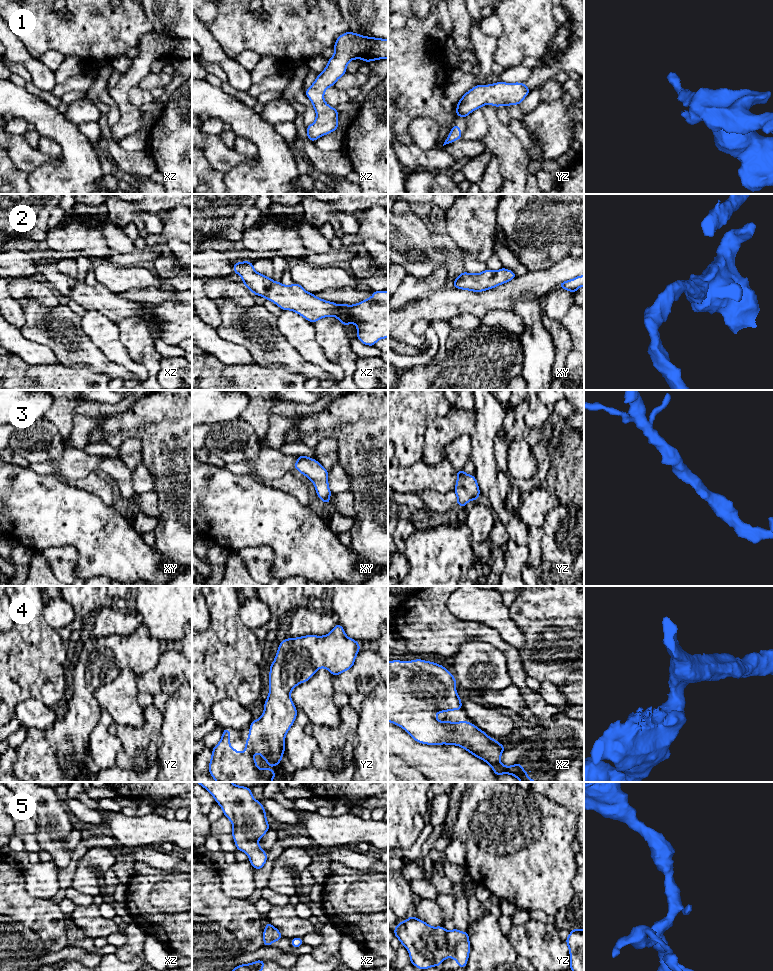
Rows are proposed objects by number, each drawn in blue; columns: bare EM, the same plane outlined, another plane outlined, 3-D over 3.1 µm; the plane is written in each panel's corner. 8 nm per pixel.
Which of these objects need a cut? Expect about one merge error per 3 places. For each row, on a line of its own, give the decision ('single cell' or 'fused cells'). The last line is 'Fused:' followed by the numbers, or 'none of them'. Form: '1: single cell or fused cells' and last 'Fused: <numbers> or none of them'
1: single cell
2: single cell
3: single cell
4: single cell
5: single cell
Fused: none of them

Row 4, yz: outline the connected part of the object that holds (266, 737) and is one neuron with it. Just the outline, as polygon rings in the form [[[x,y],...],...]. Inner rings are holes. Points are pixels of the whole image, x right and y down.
[[[340,624],[324,636],[306,635],[297,638],[284,639],[280,642],[274,662],[270,665],[269,695],[264,701],[264,712],[258,720],[251,722],[245,750],[239,753],[230,746],[230,730],[223,729],[220,742],[212,749],[209,762],[210,775],[216,782],[272,782],[276,777],[273,770],[259,769],[253,754],[261,755],[266,763],[277,766],[285,751],[285,736],[297,717],[297,709],[291,700],[291,691],[296,685],[308,681],[315,672],[324,667],[333,676],[353,667],[355,658],[360,650],[360,644],[348,638]]]

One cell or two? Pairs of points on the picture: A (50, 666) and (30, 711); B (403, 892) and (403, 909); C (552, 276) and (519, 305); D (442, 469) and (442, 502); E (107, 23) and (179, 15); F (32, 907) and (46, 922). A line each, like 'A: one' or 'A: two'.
A: two
B: one
C: two
D: two
E: two
F: one

